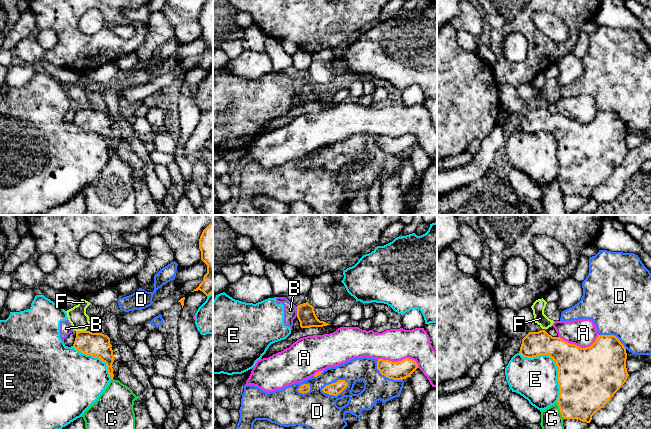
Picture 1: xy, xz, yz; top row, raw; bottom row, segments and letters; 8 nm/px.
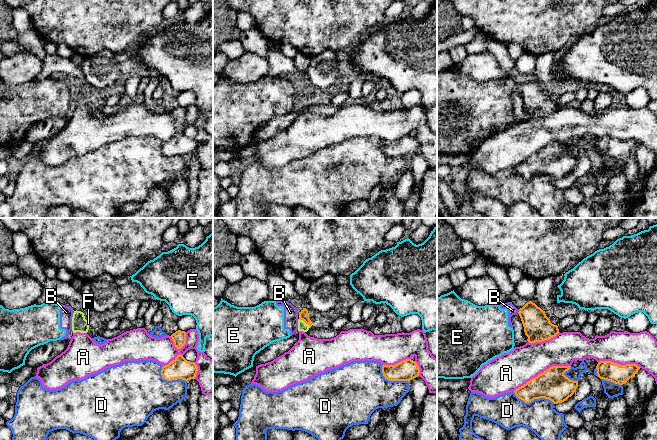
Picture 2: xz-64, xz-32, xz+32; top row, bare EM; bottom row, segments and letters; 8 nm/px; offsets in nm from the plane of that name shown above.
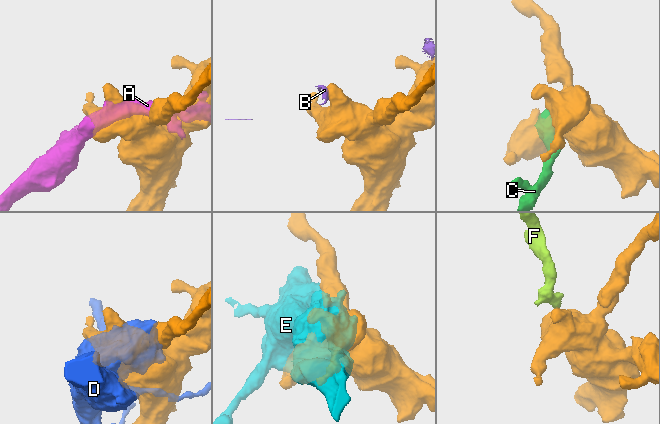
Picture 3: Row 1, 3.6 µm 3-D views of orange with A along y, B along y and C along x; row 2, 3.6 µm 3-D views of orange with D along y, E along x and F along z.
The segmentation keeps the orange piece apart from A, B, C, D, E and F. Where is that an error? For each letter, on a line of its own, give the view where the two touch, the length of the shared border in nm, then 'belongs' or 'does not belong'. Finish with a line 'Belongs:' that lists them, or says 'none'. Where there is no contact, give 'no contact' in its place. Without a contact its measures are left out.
A: contact in xz; length 340 nm; does not belong
B: contact in xz; length 80 nm; does not belong
C: contact in yz; length 150 nm; does not belong
D: contact in xz; length 240 nm; does not belong
E: contact in yz; length 500 nm; does not belong
F: contact in xy; length 80 nm; does not belong
Belongs: none

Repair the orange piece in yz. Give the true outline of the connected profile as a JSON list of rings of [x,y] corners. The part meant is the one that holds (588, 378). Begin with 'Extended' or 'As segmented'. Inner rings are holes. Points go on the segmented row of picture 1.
As segmented. [[[545,330],[529,332],[522,339],[519,353],[525,358],[548,355],[555,361],[558,367],[557,381],[560,387],[557,403],[562,417],[567,420],[579,419],[582,422],[590,423],[592,416],[610,401],[629,376],[626,368],[626,348],[614,335],[598,335],[590,347],[581,348],[564,341],[560,337],[552,337]]]

